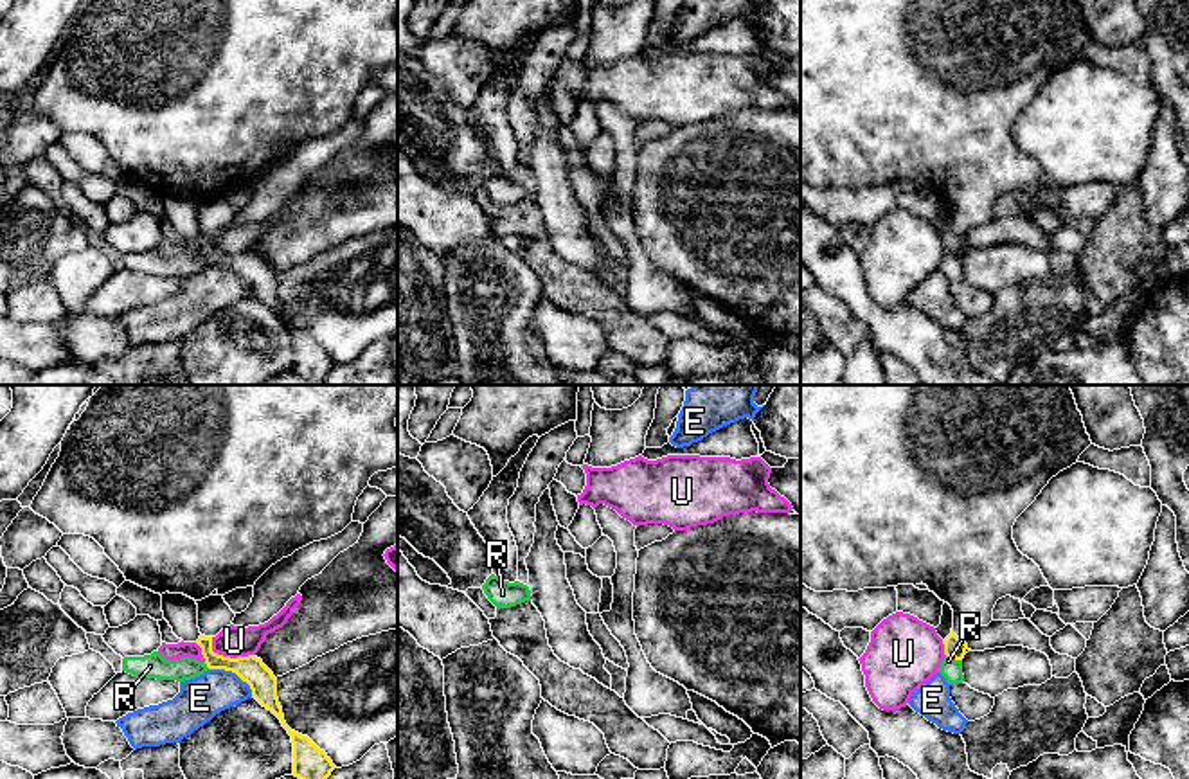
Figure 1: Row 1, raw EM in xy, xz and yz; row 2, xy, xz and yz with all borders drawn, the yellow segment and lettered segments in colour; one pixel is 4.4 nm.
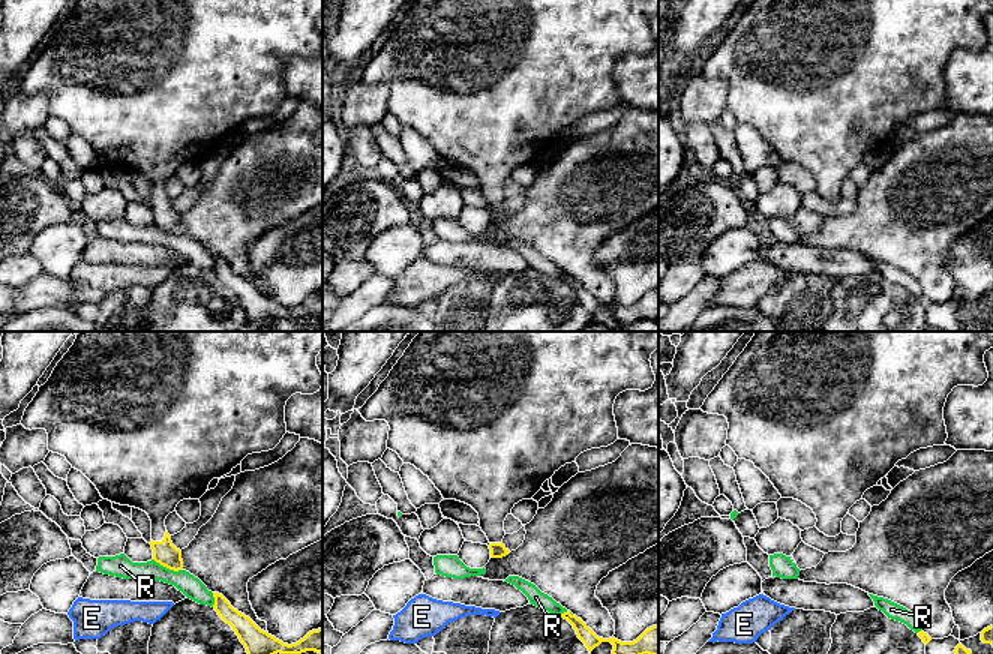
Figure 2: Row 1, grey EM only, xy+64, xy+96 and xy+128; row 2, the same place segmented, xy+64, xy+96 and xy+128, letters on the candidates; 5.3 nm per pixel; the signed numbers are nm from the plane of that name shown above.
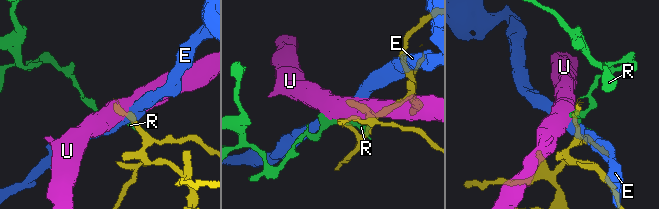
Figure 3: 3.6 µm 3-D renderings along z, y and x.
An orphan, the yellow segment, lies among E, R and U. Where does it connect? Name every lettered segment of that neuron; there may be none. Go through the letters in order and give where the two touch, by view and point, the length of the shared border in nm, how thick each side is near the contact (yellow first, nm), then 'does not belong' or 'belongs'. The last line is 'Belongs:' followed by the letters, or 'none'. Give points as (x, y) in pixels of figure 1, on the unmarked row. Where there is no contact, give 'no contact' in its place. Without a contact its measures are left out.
E: meets yellow in xy at (234, 268); contact 240 nm long; 120 nm thick on the yellow side, 200 nm on the other; does not belong
R: meets yellow in yz at (954, 254); contact 80 nm long; 100 nm thick on the yellow side, 100 nm on the other; does not belong
U: meets yellow in xy at (227, 254); contact 200 nm long; 120 nm thick on the yellow side, 140 nm on the other; does not belong
Belongs: none

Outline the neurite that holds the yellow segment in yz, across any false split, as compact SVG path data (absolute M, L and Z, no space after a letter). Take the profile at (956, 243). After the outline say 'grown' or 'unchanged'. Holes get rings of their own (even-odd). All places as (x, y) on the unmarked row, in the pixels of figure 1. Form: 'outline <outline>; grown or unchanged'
outline M800 0L800 180L815 189L858 189L923 180L952 203L953 225L943 237L944 252L962 257L968 230L993 218L998 196L1011 193L1022 198L1031 187L1049 184L1040 164L1018 148L1013 122L1049 77L1076 61L1090 41L1076 0Z; grown

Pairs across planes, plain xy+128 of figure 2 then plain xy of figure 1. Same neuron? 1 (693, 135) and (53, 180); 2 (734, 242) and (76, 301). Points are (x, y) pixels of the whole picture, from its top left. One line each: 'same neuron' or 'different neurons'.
1: same neuron
2: same neuron

